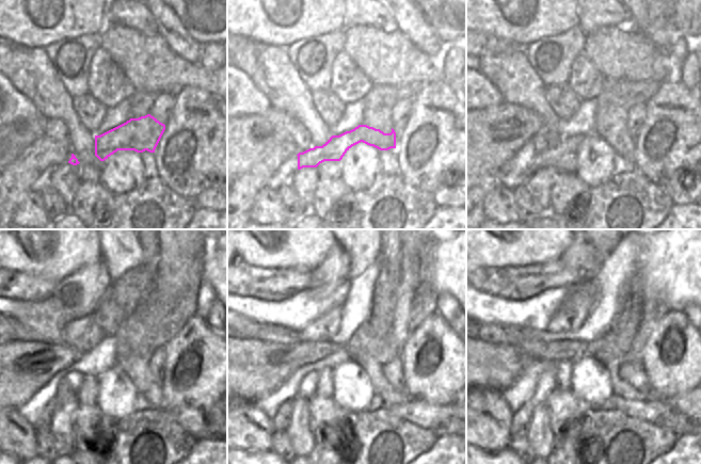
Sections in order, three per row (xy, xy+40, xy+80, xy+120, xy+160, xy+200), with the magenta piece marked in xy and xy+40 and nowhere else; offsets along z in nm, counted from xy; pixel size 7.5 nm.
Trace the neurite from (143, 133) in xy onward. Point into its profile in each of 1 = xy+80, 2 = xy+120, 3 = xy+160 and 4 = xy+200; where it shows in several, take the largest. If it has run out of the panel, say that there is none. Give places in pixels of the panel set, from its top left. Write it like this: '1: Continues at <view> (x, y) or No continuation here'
1: Continues at xy+80 (550, 157)
2: Continues at xy+120 (49, 410)
3: Continues at xy+160 (281, 421)
4: Continues at xy+200 (521, 418)

